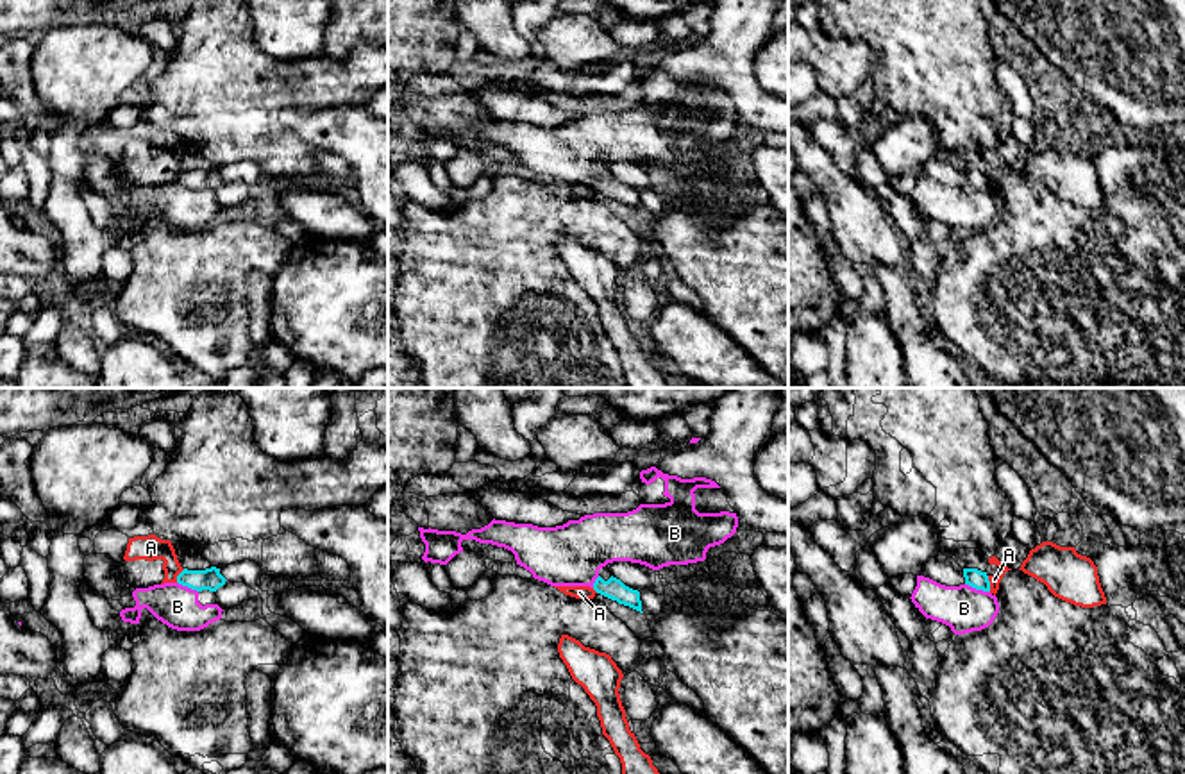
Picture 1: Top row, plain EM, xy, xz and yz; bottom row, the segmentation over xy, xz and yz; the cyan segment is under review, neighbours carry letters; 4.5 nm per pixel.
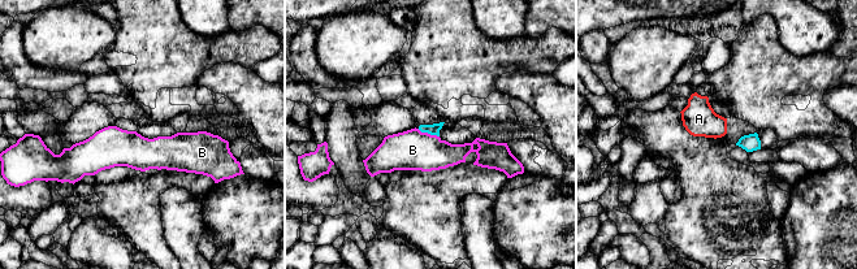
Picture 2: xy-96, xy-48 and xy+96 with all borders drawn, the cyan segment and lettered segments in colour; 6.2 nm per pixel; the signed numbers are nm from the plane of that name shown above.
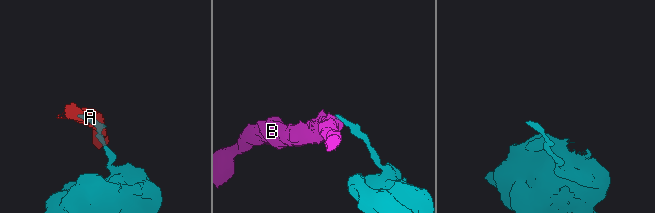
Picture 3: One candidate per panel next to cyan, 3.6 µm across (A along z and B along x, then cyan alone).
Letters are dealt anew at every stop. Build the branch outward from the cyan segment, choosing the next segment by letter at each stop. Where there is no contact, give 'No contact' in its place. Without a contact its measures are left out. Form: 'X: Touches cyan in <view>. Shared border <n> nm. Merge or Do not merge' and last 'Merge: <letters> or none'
A: Touches cyan in yz. Shared border 70 nm. Do not merge
B: Touches cyan in yz. Shared border 120 nm. Do not merge
Merge: none

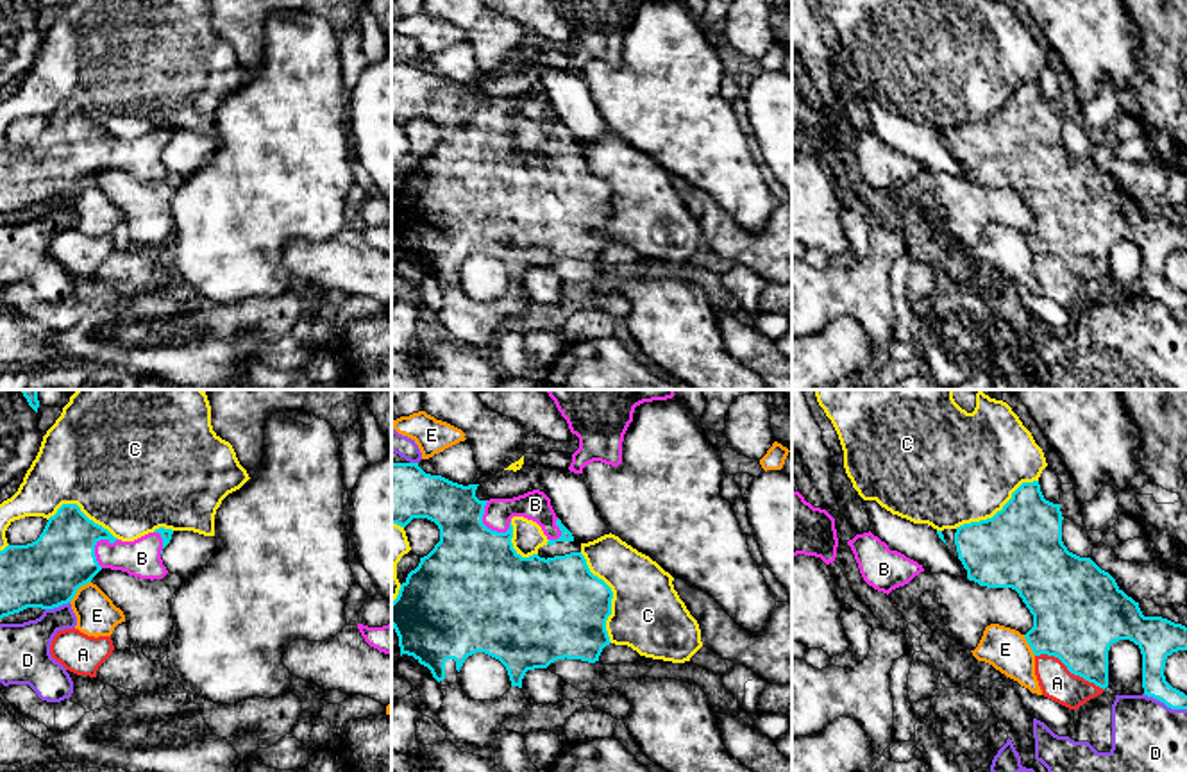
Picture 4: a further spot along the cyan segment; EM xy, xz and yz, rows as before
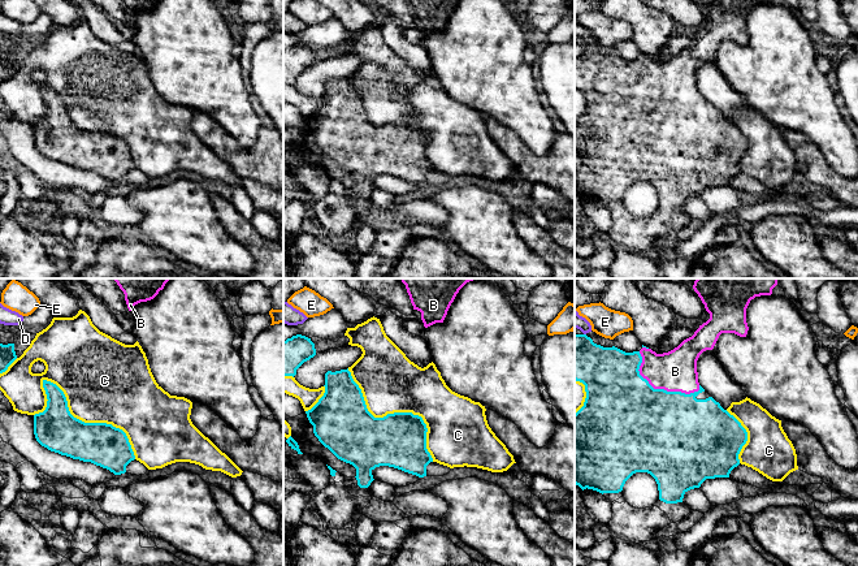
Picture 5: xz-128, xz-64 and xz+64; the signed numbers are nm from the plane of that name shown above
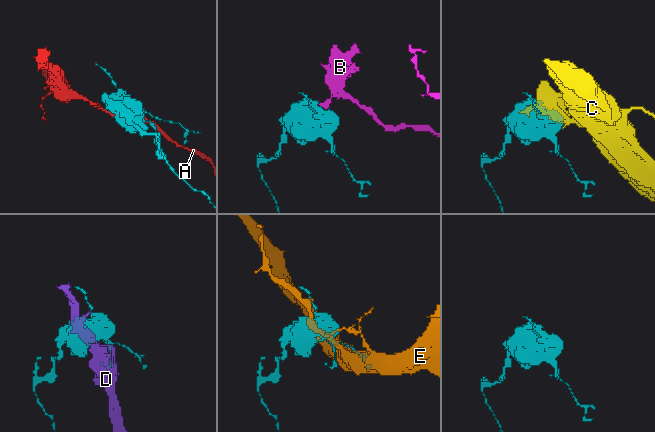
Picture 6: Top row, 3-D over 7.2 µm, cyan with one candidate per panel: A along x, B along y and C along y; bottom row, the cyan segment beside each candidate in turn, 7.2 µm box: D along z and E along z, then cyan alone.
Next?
A: Touches cyan in yz. Shared border 340 nm. Do not merge
B: Touches cyan in xz. Shared border 170 nm. Merge
C: Touches cyan in xz. Shared border 440 nm. Do not merge
D: Touches cyan in xy. Shared border 120 nm. Do not merge
E: Touches cyan in xy. Shared border 140 nm. Do not merge
Merge: B

